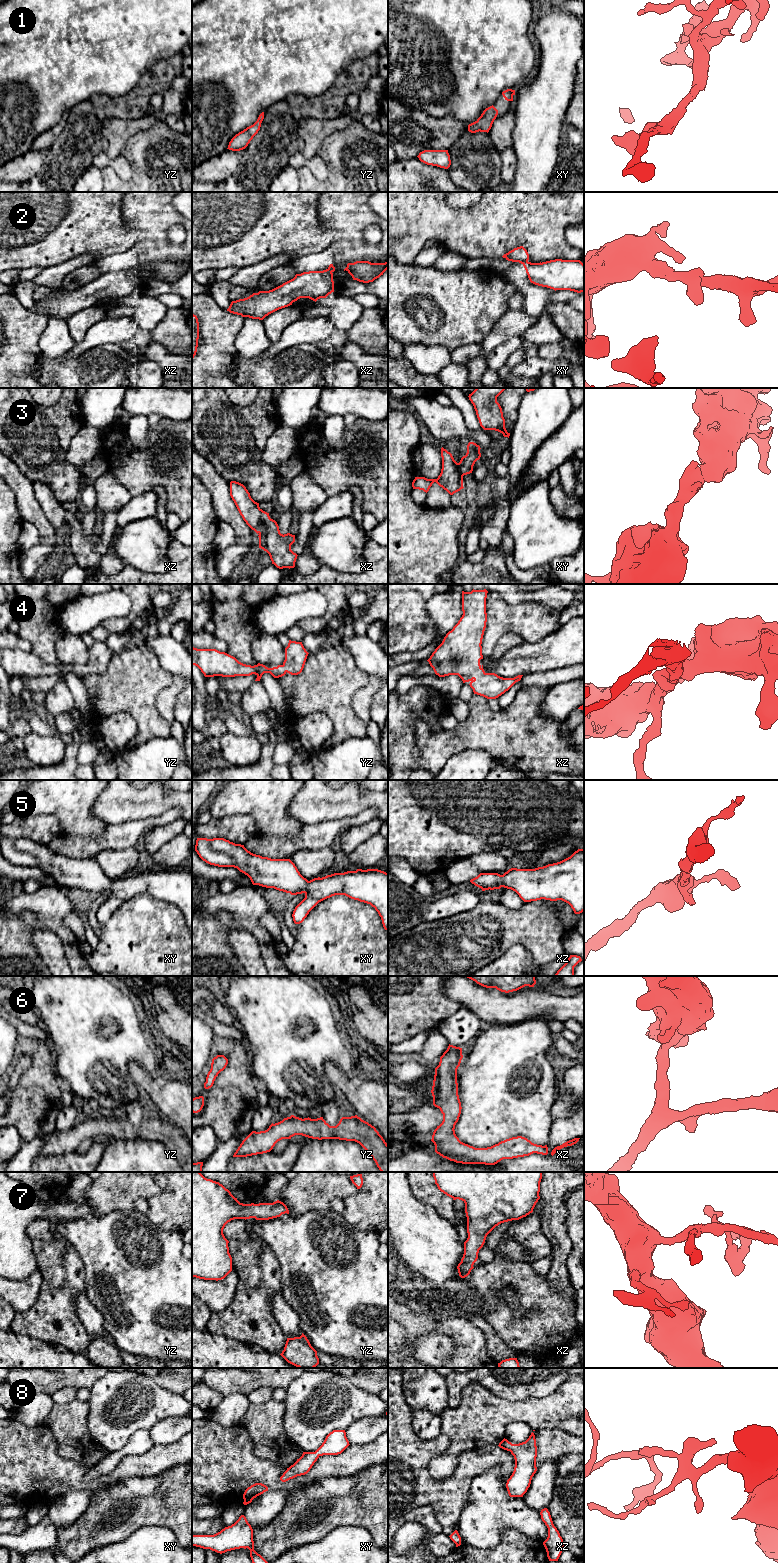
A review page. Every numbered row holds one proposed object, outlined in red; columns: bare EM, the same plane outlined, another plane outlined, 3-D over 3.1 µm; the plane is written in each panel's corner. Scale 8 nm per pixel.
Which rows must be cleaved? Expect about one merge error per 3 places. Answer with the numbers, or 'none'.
none

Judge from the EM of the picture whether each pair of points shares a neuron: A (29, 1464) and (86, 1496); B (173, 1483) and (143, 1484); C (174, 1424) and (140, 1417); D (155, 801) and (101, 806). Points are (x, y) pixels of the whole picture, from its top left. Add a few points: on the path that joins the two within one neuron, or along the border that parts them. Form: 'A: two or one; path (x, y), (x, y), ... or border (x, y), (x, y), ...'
A: two; border (99, 1488), (72, 1491)
B: one; path (166, 1488), (150, 1486)
C: two; border (181, 1415), (161, 1419), (149, 1431)
D: one; path (142, 803), (118, 803), (114, 806)

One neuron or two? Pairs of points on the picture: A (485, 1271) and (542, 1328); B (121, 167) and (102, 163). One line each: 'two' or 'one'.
A: one
B: one

